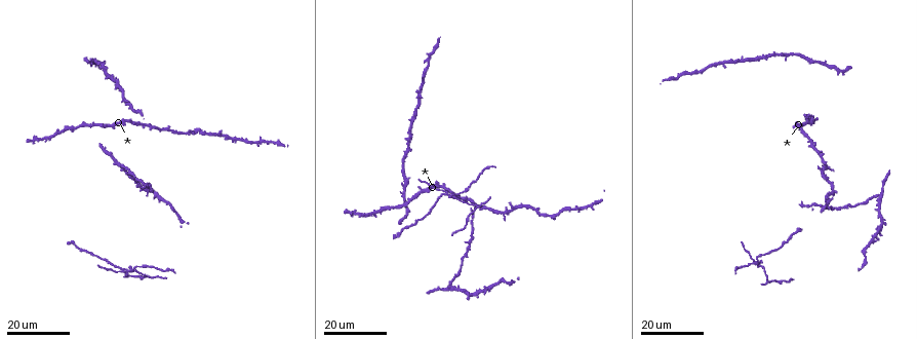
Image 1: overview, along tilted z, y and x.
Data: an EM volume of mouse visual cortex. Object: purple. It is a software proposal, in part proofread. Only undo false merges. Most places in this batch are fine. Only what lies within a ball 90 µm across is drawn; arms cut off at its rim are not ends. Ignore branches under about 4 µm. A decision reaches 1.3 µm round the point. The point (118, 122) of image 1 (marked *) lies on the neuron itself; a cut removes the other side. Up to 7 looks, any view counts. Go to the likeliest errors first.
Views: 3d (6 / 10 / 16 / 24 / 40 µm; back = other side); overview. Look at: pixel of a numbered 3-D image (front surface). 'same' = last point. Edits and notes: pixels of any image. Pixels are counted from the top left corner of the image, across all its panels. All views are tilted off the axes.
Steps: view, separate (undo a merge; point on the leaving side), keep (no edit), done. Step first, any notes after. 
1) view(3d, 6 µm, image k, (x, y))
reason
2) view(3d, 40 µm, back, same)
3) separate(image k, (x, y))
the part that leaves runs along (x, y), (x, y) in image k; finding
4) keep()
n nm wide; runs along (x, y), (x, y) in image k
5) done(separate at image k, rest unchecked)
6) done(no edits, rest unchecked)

view(3d, 16 µm, image 1, (129, 271))
arms run side by side

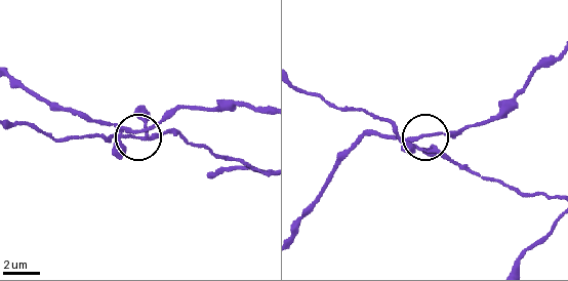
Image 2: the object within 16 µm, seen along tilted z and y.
view(3d, 10 µm, image 2, (130, 134))
closer look

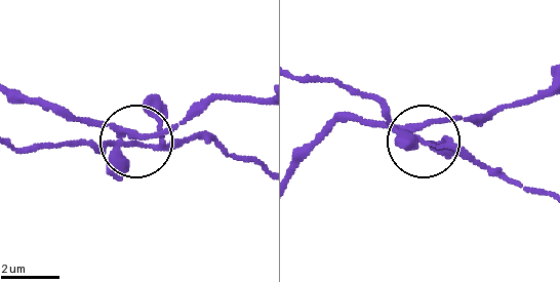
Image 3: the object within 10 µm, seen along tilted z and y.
separate(image 3, (94, 143))
the part that leaves runs along (118, 147), (214, 138), (256, 160) in image 3; a second neuron is stuck on

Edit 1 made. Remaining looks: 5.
view(overview)

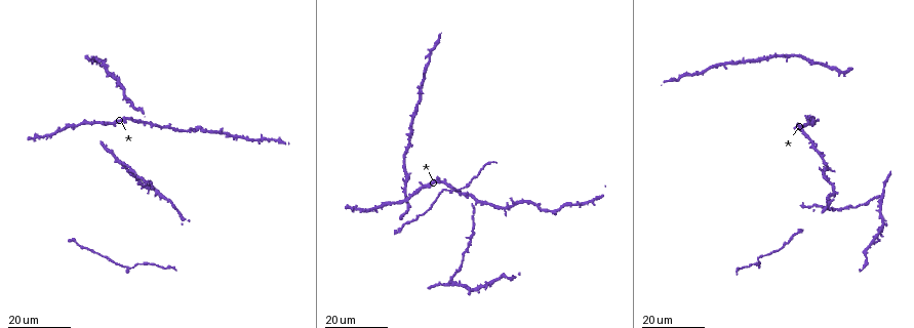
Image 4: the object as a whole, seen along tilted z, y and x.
view(3d, 16 µm, image 4, (477, 200))
three-way junction

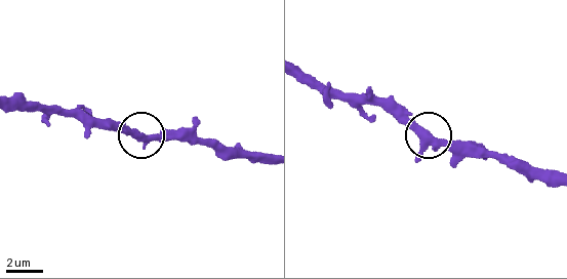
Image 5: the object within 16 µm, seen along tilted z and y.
view(3d, 10 µm, image 5, (437, 148))

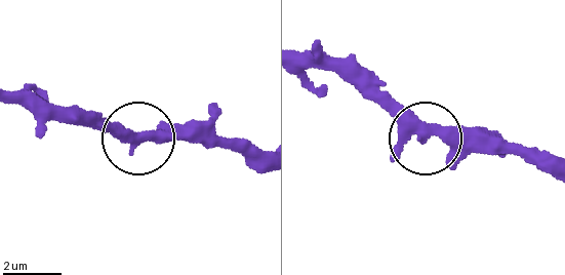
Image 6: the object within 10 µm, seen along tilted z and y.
keep()
side arm 50 µm; runs along (299, 50), (360, 73), (424, 136), (501, 138) in image 6; one neuron here

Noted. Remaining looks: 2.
view(3d, 16 µm, image 4, (757, 265))

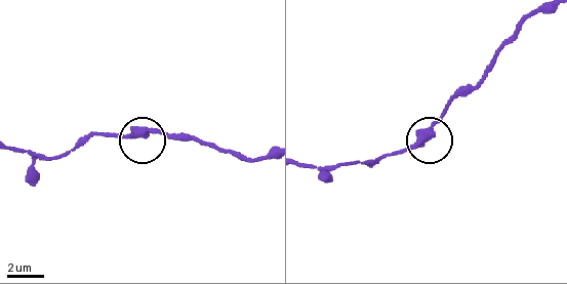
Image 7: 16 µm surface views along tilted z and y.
view(3d, 6 µm, image 7, (423, 137))

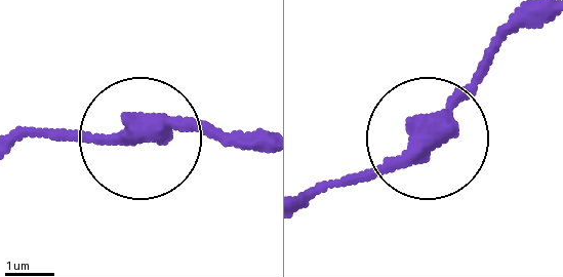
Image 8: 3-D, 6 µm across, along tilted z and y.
keep()
one neuron here

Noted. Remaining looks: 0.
done(separate at image 3, rest unchecked)

